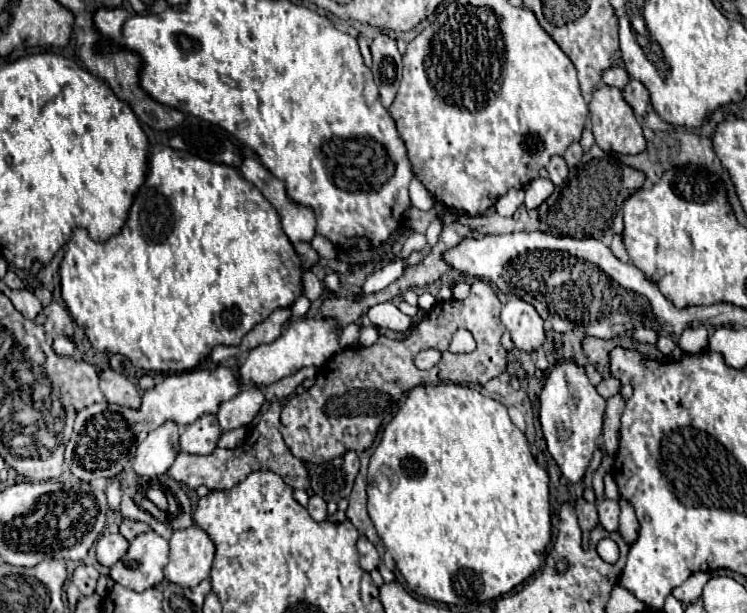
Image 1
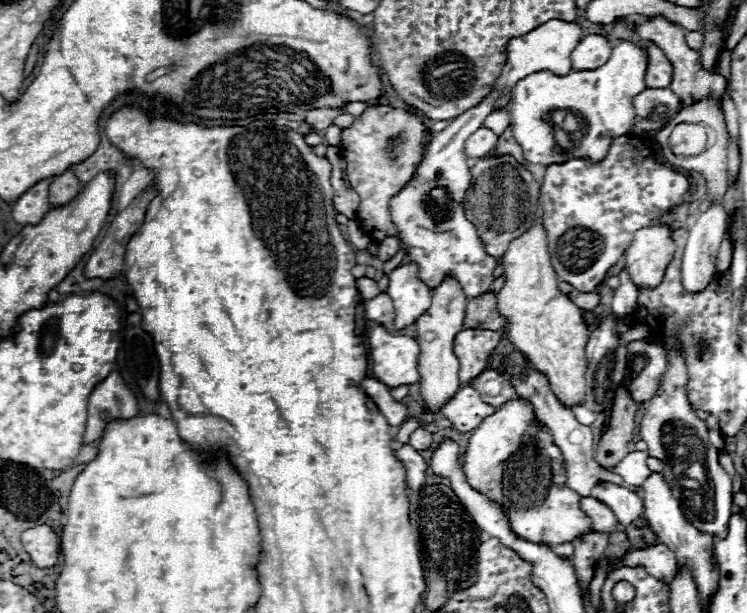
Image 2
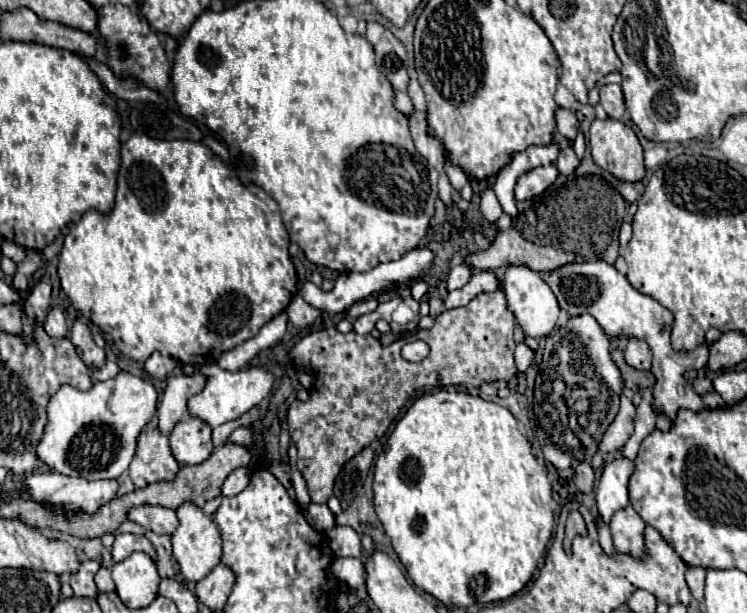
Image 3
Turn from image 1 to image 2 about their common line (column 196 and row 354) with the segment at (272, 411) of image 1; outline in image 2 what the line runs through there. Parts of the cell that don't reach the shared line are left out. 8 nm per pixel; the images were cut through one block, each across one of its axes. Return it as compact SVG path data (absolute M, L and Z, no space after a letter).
M462 330L454 338L454 354L460 360L460 380L468 382L486 368L488 354L500 342L500 332L494 330Z

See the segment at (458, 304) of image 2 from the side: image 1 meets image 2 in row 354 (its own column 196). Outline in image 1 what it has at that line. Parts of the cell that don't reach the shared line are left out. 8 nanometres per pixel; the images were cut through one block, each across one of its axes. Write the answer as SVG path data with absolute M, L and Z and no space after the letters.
M204 414L196 422L192 422L190 426L182 428L182 432L180 432L182 452L196 454L196 456L212 454L214 448L216 448L216 444L218 444L220 434L222 432L220 432L216 416Z

